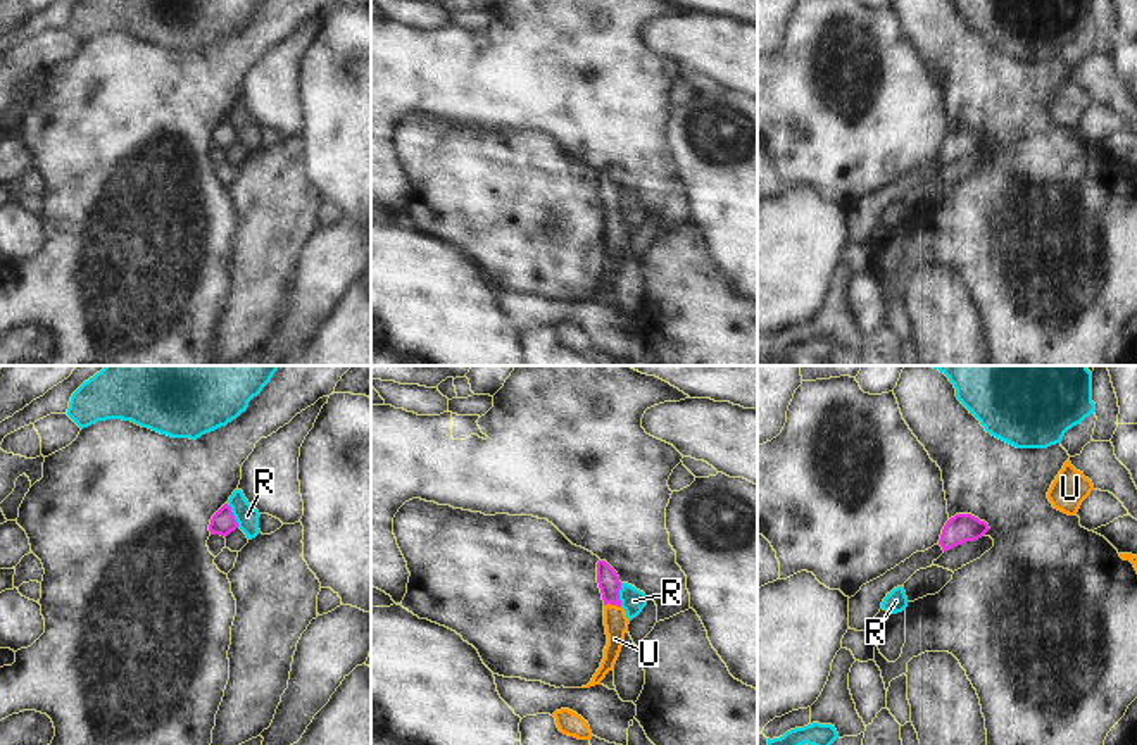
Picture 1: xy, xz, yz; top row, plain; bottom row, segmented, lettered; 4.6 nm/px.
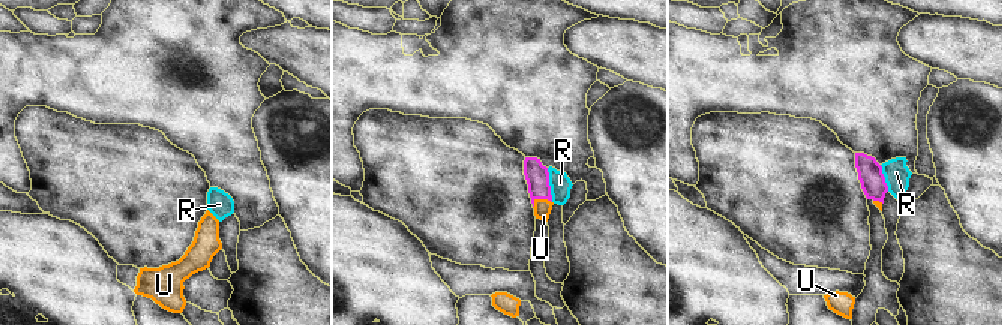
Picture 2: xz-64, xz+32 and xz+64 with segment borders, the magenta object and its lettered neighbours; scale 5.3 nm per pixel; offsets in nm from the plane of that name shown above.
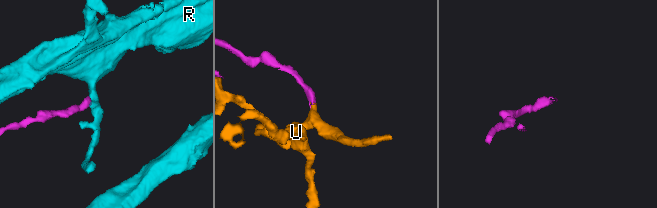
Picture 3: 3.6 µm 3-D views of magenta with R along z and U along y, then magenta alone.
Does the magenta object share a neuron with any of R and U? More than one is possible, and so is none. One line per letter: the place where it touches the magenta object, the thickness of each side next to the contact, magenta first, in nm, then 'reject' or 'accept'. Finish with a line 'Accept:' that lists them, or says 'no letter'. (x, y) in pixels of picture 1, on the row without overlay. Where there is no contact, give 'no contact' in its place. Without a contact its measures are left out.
R: xy (233, 130) | 110/110 nm | reject
U: xz (613, 218) | 100/110 nm | accept
Accept: U

